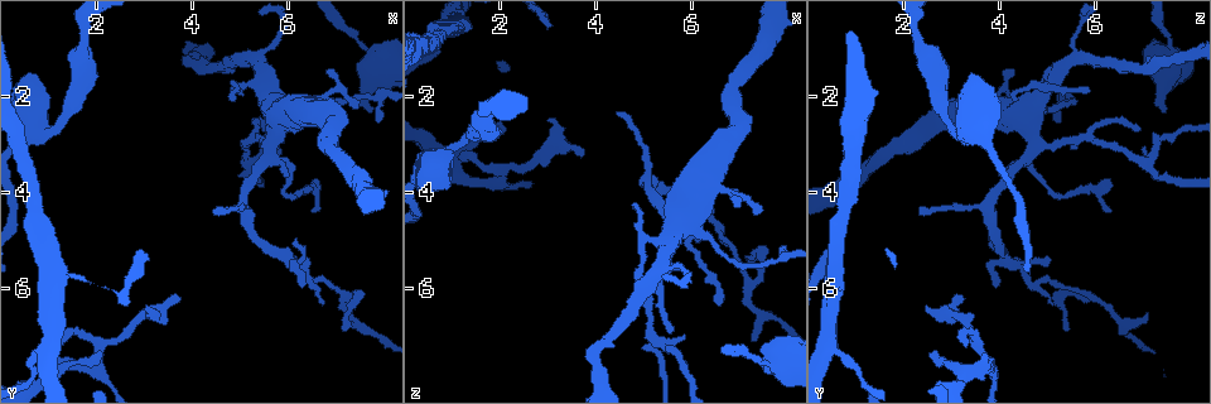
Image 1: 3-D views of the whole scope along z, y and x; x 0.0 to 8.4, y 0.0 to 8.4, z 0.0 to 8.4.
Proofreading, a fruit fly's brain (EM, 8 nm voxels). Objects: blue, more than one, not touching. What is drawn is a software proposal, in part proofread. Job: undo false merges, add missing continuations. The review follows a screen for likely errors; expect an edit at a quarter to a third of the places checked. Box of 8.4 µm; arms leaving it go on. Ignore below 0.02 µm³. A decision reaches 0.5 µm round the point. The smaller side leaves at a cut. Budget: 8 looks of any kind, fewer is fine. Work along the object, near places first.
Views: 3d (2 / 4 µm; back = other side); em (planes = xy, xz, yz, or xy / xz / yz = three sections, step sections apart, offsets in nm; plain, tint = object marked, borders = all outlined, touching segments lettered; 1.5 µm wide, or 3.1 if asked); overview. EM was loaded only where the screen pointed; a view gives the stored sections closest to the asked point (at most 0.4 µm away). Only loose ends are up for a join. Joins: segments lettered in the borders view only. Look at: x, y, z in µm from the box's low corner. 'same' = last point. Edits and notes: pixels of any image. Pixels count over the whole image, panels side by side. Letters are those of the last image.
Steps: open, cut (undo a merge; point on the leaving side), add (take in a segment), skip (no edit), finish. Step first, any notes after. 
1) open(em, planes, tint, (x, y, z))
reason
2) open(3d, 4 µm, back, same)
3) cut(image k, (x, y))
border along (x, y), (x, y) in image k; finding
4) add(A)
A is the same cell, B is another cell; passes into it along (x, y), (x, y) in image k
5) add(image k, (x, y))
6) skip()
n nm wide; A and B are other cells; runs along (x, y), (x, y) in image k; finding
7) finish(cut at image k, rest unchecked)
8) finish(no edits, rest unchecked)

open(3d, 4 µm, (2.10, 7.20, 3.55))
three-way junction

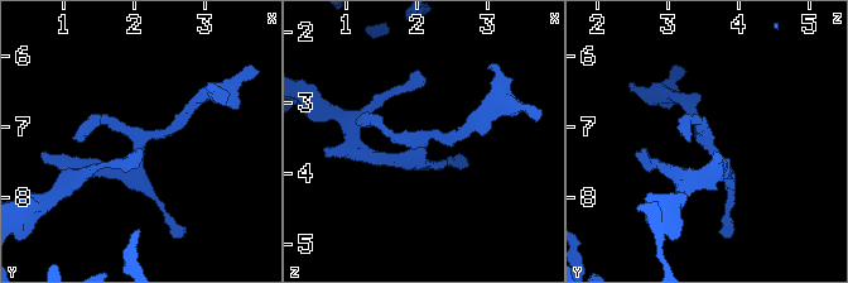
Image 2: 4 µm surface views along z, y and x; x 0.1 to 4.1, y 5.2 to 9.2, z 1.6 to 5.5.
open(em, planes, tint, (2.10, 7.25, 3.60))

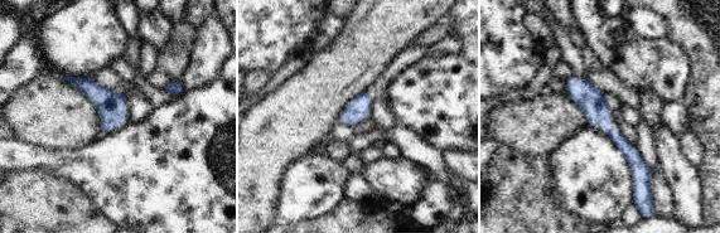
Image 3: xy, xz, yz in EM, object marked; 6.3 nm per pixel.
open(em, planes, borders, same)
see the neighbours

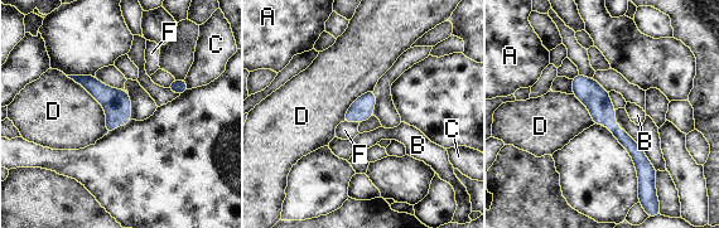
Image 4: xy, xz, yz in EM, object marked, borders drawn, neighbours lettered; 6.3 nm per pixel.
skip()
150 nm wide; A, B, C, D and F are other cells; runs along (575, 79), (636, 151), (645, 176) in image 4; continuous, no second neuron

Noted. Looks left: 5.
open(em, planes, borders, (6.15, 5.30, 5.00))
tapers out

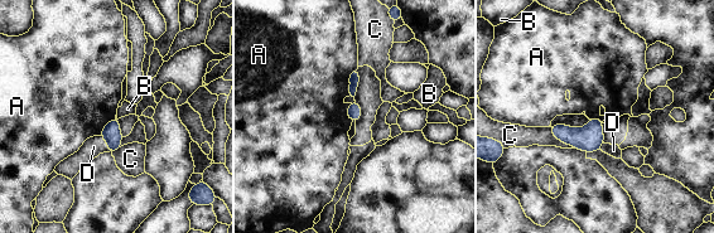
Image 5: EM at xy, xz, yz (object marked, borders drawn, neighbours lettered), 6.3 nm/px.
skip()
90 nm wide; A, B, C and D are other cells; border along (357, 67), (350, 72), (350, 95) in image 5; no lettered segment goes on from it

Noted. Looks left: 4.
open(3d, 4 µm, (6.05, 2.30, 4.70))
looks like a crossing

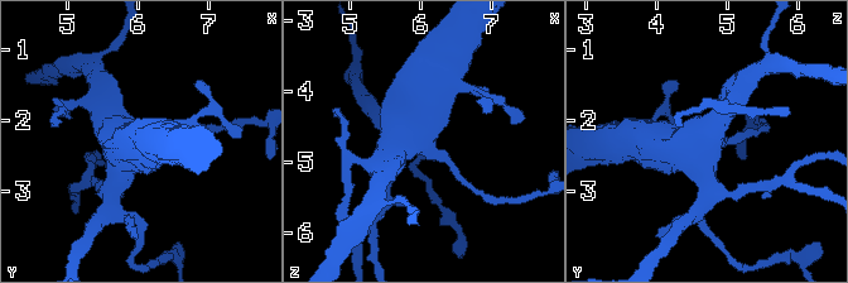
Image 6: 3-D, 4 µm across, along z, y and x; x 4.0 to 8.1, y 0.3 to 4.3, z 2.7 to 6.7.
open(em, planes, tint, (6.05, 2.30, 4.65))

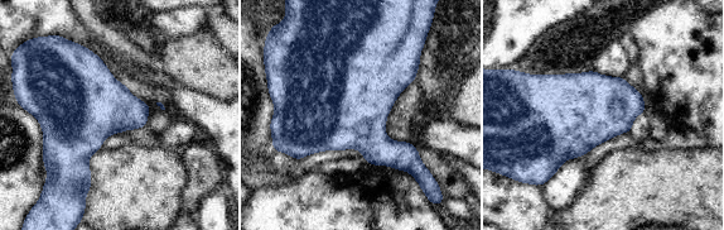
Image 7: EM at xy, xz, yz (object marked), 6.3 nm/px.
open(em, planes, borders, same)

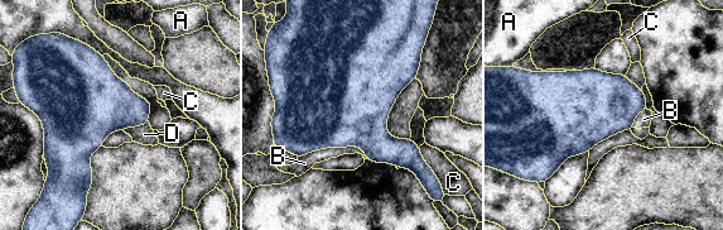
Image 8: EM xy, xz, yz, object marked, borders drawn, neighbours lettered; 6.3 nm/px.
skip()
A, B, C and D are other cells; border along (148, 121), (123, 129) in image 8; one neuron here

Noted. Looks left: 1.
finish(no edits, rest unchecked)

